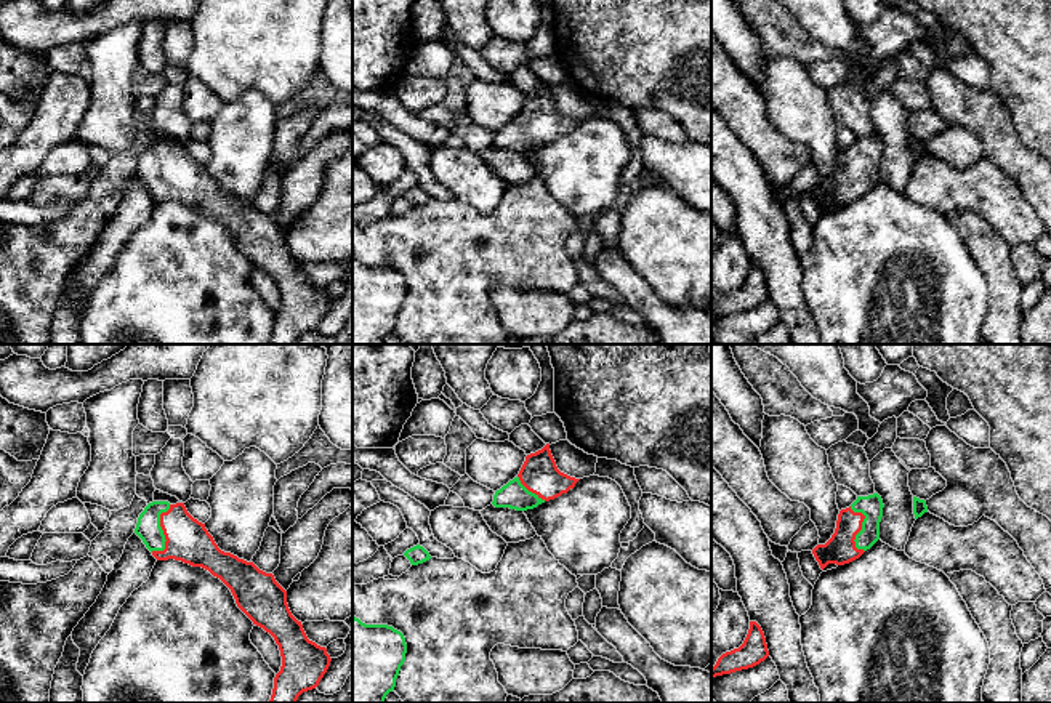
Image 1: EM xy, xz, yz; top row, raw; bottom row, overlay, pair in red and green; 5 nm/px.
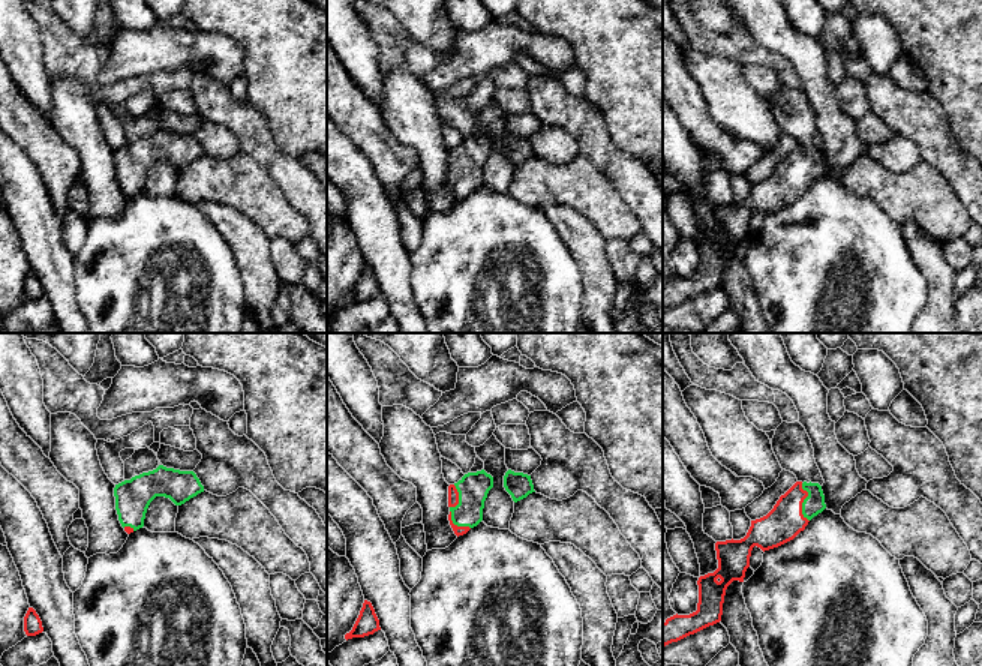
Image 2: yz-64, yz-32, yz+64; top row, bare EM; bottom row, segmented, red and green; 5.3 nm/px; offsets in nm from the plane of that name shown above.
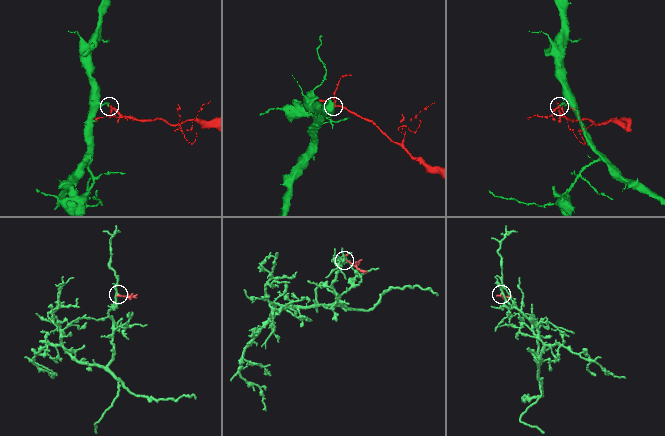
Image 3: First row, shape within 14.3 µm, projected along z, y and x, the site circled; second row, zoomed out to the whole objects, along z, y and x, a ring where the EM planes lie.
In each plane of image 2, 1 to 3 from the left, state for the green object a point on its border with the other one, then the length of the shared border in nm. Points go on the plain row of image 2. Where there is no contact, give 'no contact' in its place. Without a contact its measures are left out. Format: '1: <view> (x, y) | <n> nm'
1: yz-64 (129, 191) | 70 nm
2: yz-32 (456, 189) | 150 nm
3: yz+64 (802, 165) | 220 nm

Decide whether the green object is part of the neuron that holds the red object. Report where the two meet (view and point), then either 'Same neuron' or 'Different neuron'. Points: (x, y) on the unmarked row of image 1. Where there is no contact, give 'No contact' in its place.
Touches red at xy (164, 173). Same neuron

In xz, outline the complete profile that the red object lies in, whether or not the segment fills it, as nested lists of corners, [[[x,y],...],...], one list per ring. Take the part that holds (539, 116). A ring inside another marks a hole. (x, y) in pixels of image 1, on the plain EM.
[[[546,85],[542,91],[526,98],[519,115],[495,133],[492,146],[516,152],[534,151],[567,135],[578,122],[558,110],[550,85]]]

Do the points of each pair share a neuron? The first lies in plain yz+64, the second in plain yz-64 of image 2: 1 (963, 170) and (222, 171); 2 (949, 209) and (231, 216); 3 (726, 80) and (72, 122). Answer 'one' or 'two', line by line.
1: two
2: two
3: one

